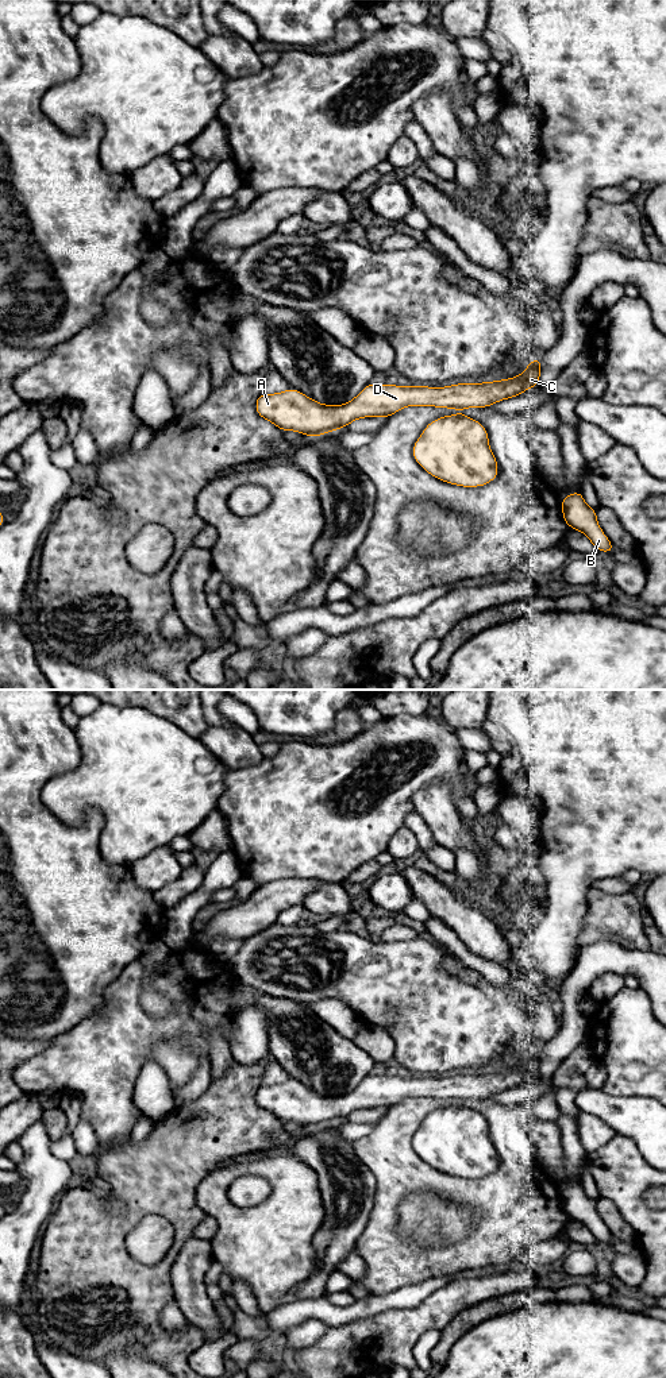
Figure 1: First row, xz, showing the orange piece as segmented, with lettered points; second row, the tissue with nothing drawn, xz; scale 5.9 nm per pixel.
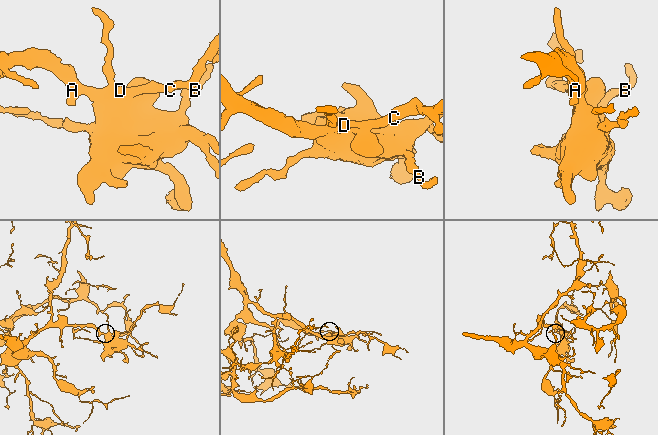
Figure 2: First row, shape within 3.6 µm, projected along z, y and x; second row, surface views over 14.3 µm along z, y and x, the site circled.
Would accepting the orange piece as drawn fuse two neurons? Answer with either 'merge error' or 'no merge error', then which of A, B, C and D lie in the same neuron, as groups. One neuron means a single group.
no merge error | A B C D

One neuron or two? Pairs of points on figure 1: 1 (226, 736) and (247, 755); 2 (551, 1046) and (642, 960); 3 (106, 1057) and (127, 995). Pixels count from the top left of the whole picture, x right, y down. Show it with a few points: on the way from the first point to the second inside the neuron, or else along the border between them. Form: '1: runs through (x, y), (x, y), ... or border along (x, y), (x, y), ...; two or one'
1: runs through (231, 741), (242, 751); one
2: runs through (570, 1015), (570, 991), (600, 961), (609, 961); one
3: runs through (115, 1042), (122, 1035), (122, 1010); one

